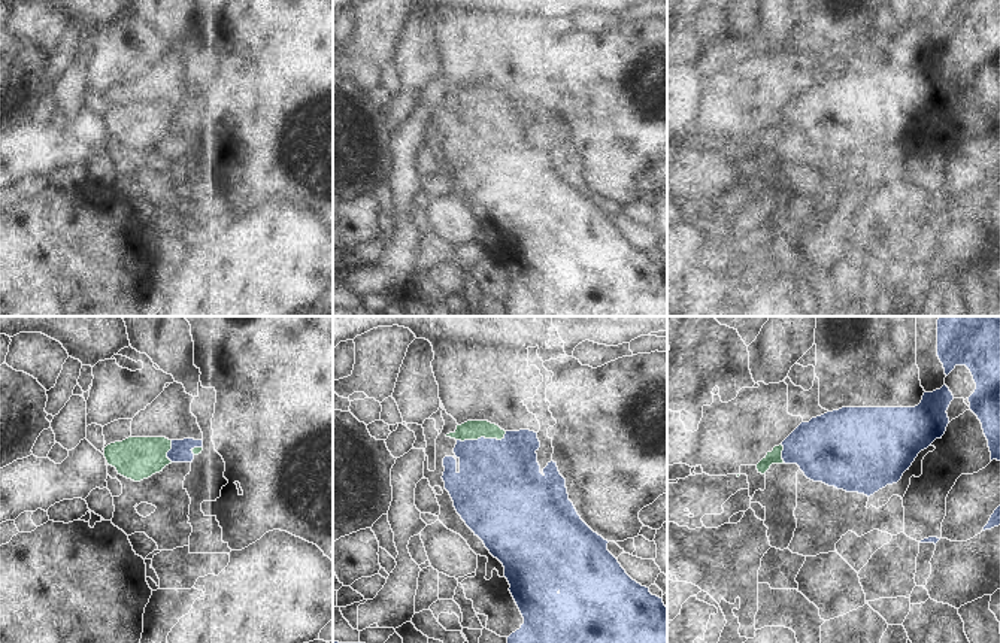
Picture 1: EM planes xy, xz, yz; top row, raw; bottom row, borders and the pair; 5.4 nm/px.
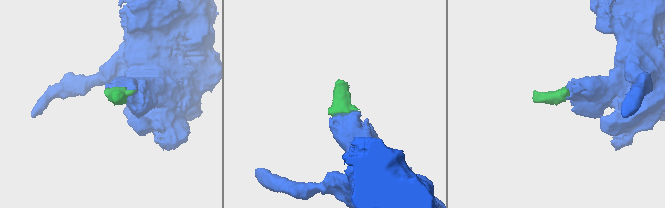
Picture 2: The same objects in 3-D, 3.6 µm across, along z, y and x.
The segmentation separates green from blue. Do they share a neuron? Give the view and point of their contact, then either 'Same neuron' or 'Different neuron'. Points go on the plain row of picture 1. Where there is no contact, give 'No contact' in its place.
Touches green at xz (482, 102). Same neuron

